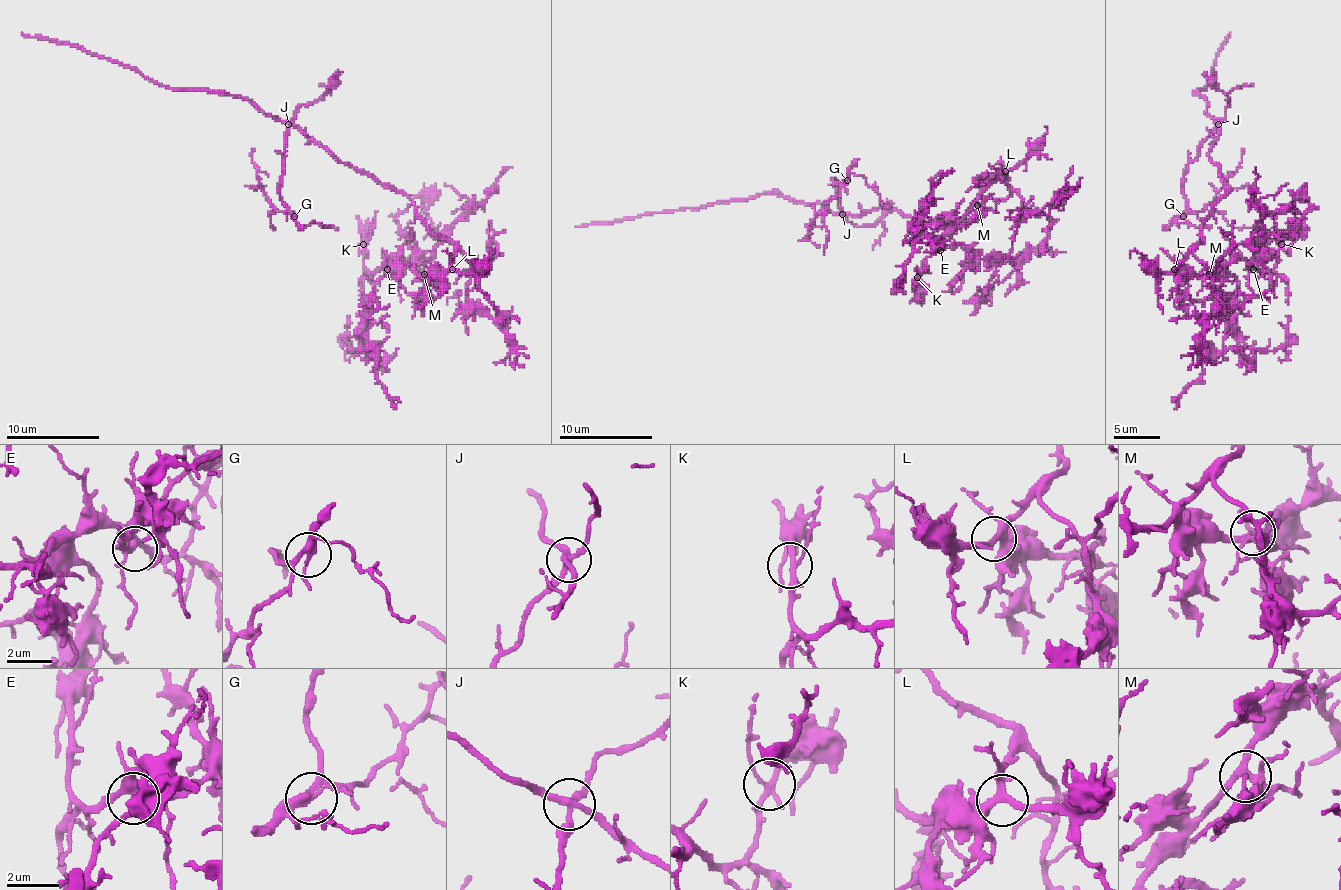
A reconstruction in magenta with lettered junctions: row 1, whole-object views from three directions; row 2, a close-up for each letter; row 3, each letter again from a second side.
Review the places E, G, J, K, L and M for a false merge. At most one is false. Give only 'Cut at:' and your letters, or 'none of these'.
Cut at: J

